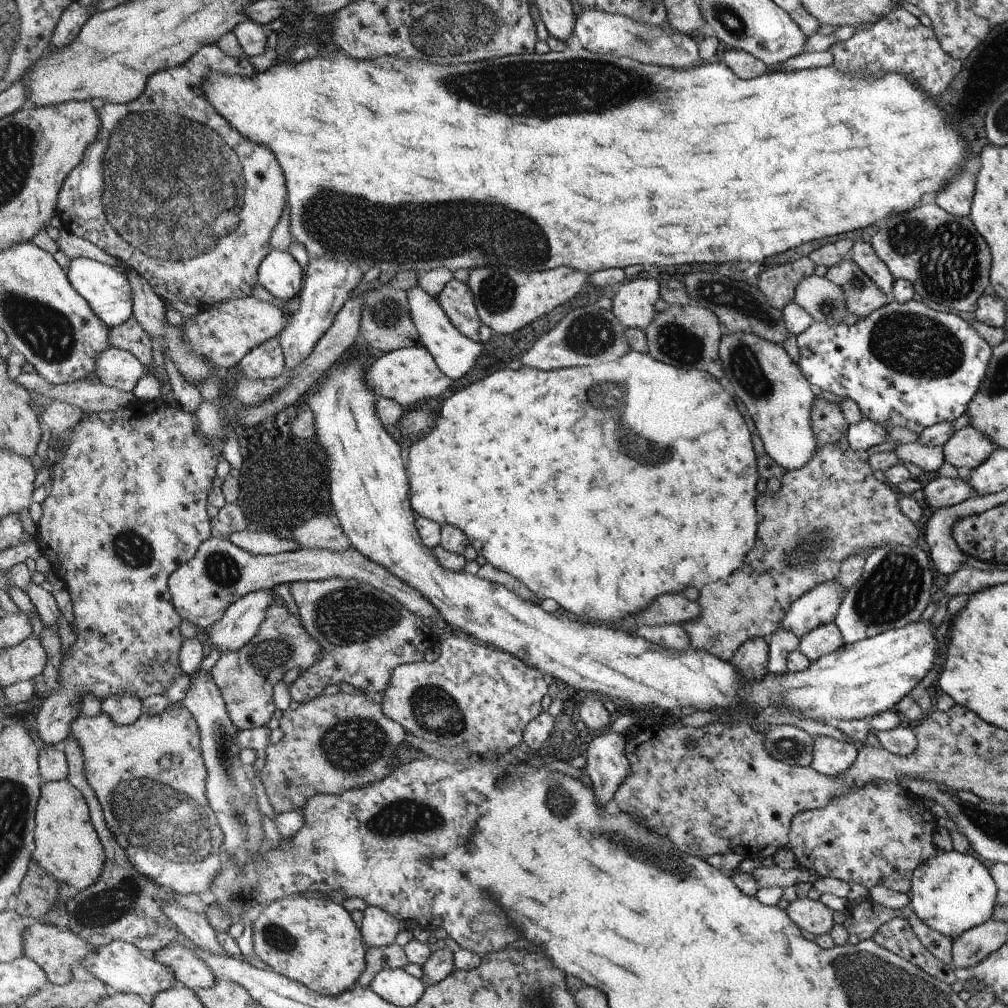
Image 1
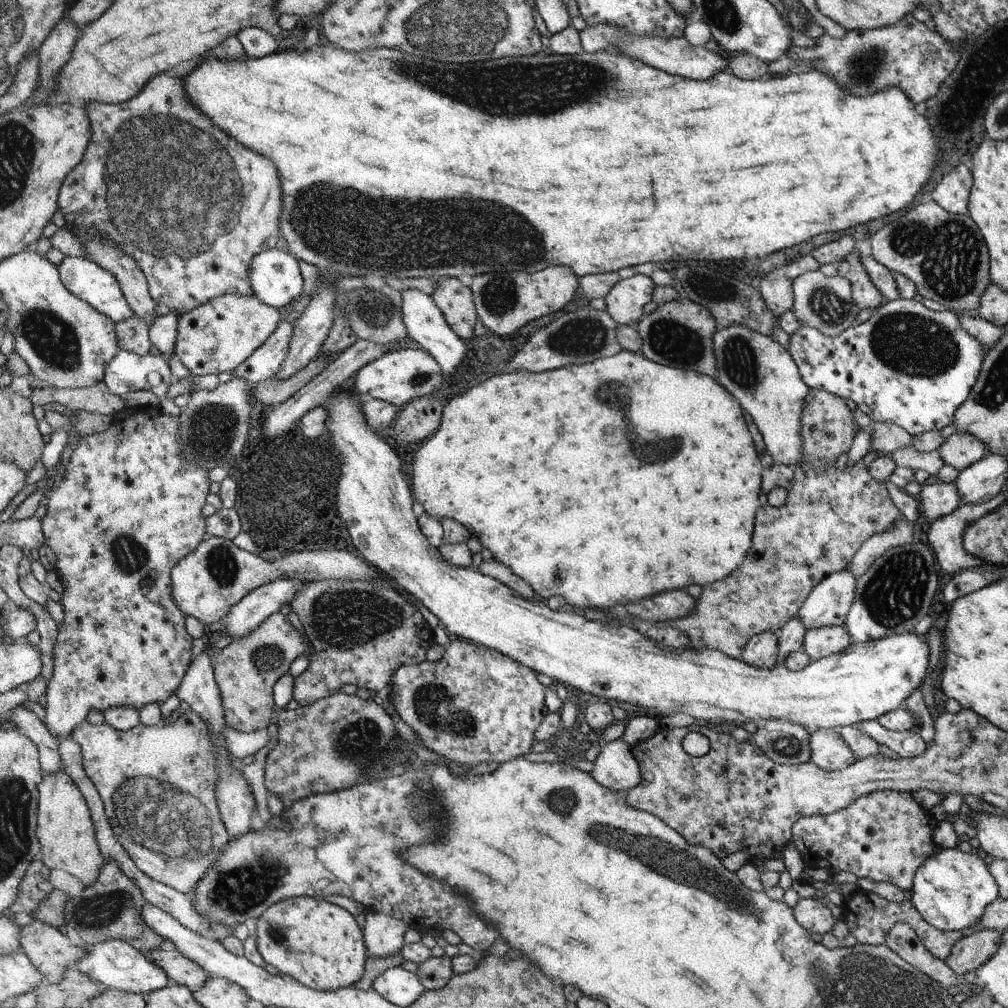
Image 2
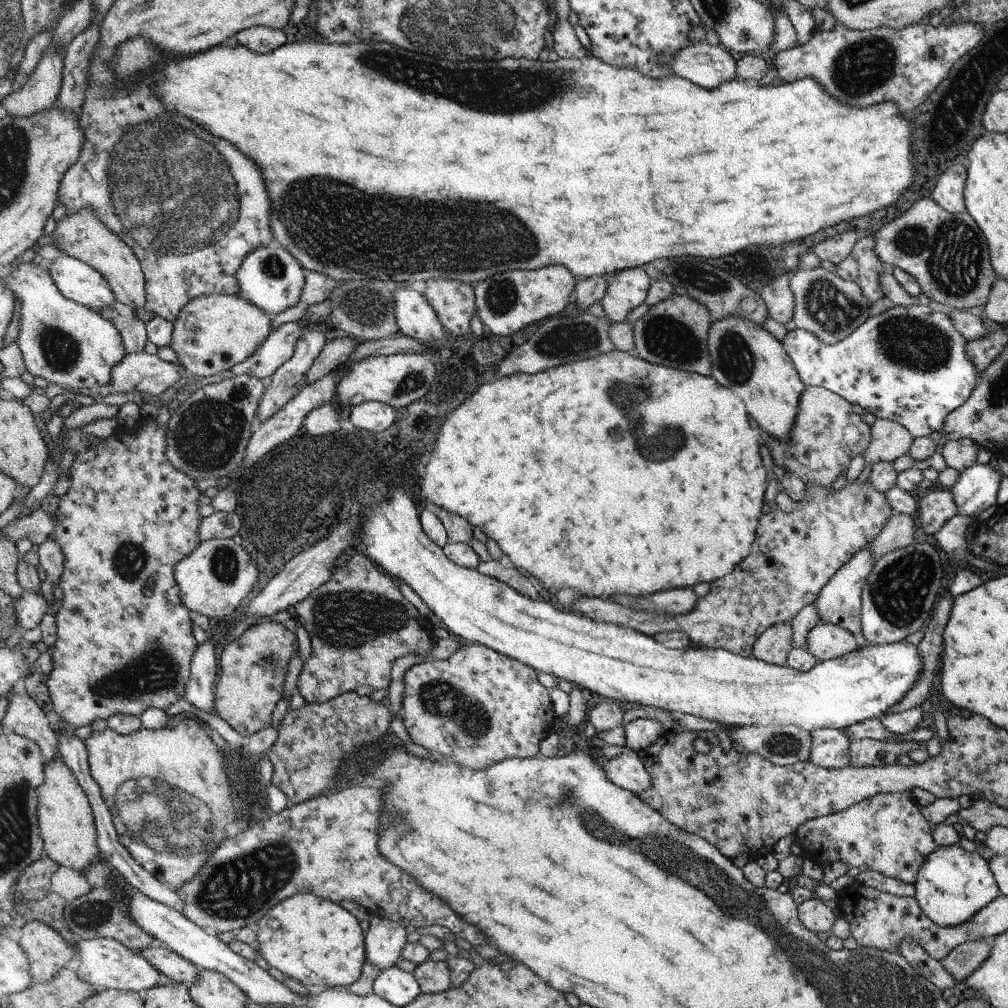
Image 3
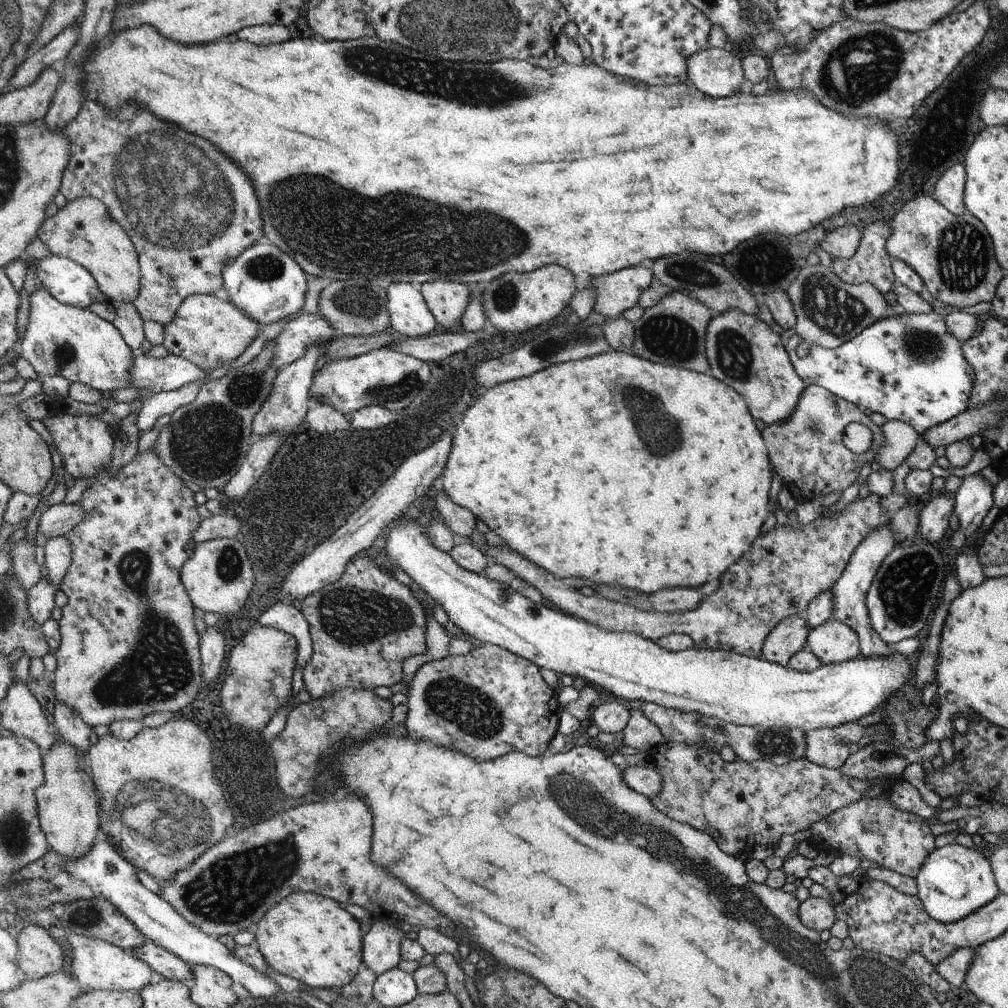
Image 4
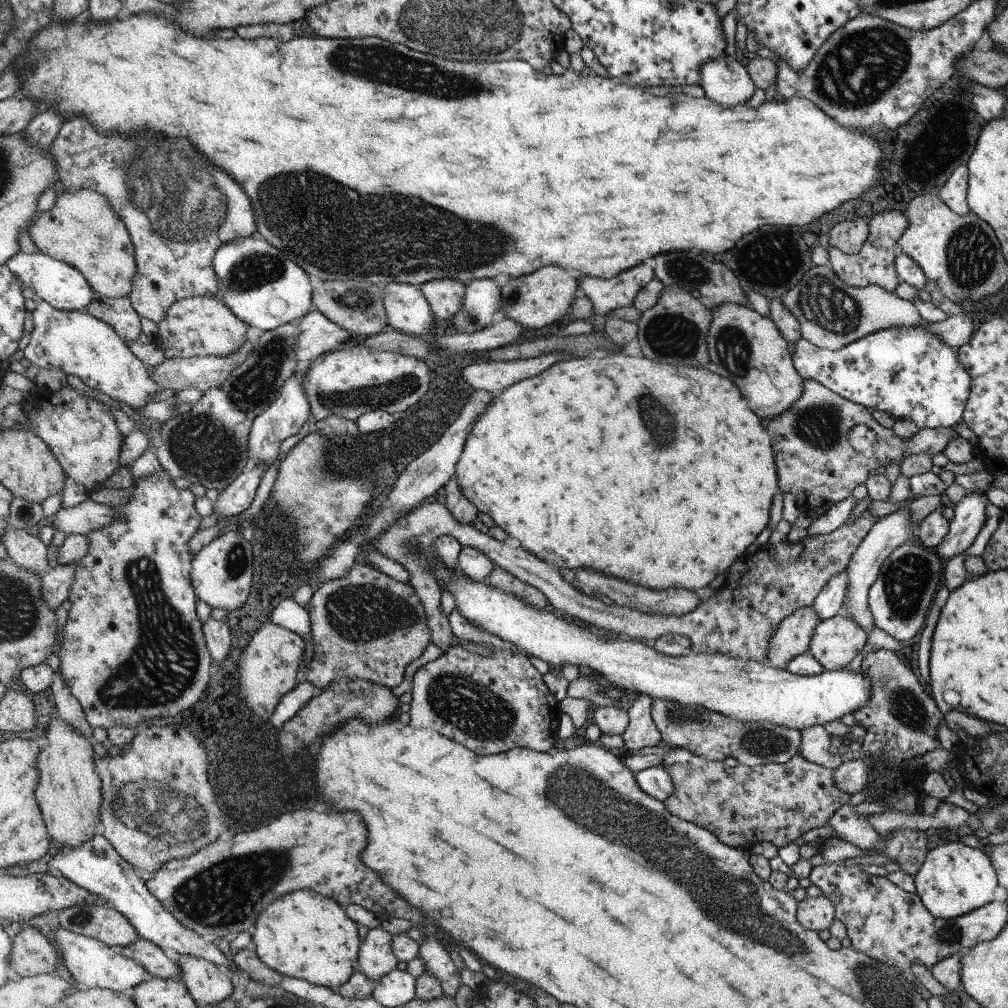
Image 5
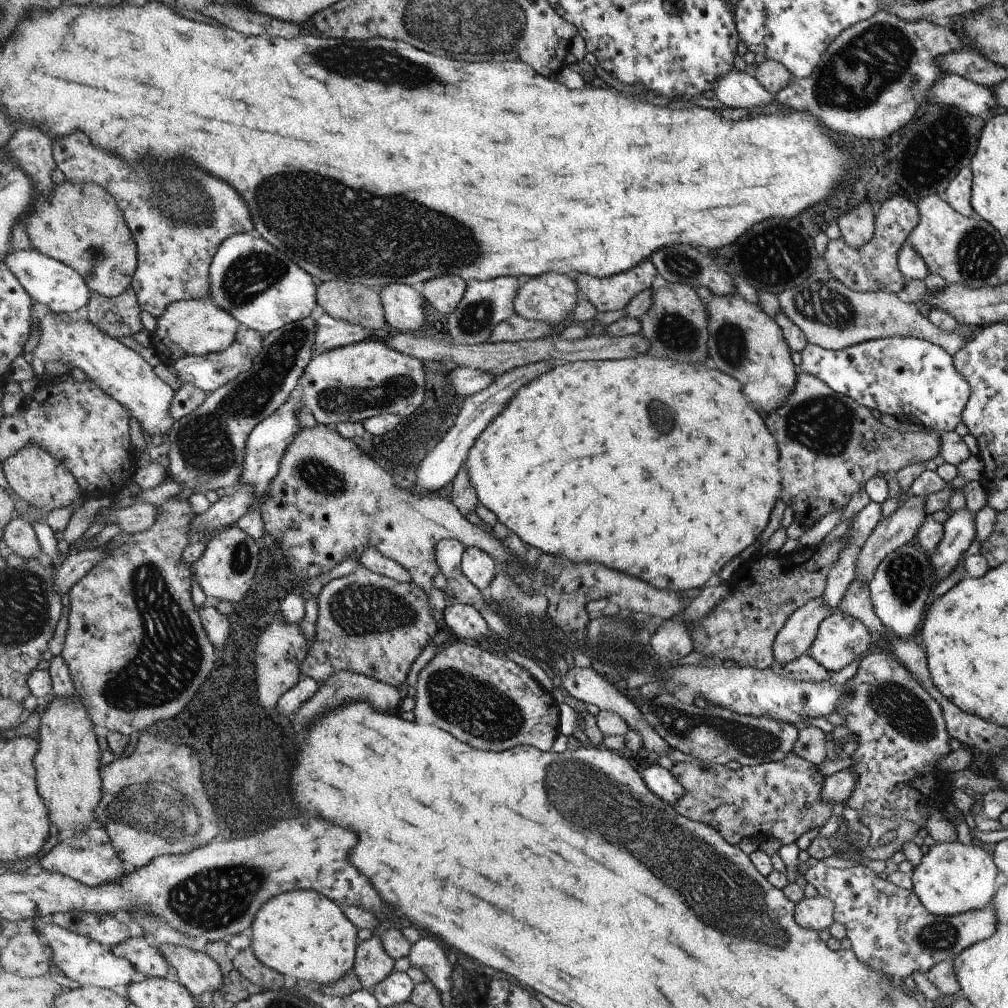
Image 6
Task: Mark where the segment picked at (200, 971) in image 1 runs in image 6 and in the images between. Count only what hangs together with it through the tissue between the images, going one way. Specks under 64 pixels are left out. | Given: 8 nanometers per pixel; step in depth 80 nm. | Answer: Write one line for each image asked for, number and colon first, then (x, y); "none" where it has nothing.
2: (181, 970)
3: (177, 969)
4: (167, 965)
5: (158, 963)
6: (149, 961)

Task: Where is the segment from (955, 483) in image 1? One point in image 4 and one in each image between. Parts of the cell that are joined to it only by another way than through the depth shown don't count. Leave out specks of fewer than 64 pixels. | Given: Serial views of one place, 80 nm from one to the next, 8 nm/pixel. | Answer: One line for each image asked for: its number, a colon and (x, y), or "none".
2: (939, 499)
3: (936, 506)
4: (933, 522)

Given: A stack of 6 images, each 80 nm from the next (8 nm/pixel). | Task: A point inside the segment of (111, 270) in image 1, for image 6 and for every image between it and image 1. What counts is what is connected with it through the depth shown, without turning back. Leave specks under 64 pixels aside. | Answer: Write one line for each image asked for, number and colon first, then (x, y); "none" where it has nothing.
2: (87, 280)
3: (78, 281)
4: (68, 281)
5: (58, 283)
6: (64, 291)

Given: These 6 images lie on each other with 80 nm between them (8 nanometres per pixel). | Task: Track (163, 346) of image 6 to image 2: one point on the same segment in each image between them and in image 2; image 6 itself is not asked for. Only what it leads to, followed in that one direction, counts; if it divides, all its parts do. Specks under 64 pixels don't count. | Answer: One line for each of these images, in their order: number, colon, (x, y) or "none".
2: (216, 337)
3: (214, 332)
4: (208, 331)
5: (203, 326)

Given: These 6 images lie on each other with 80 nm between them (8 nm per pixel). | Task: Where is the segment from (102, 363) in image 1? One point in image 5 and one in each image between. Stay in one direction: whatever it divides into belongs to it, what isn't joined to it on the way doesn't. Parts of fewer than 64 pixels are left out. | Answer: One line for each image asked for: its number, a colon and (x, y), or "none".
2: (128, 372)
3: (143, 372)
4: (169, 373)
5: (202, 373)

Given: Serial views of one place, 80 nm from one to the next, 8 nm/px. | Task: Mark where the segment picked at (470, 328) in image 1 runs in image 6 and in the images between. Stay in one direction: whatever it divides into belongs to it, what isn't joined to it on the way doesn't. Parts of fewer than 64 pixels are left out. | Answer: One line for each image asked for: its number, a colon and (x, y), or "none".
2: (456, 300)
3: (454, 301)
4: (448, 300)
5: (446, 295)
6: (444, 293)

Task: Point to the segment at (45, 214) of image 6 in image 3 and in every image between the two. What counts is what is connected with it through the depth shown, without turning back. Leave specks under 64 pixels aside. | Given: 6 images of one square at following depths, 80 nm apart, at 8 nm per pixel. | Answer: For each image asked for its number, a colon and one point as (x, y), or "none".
3: (83, 235)
4: (83, 230)
5: (82, 229)

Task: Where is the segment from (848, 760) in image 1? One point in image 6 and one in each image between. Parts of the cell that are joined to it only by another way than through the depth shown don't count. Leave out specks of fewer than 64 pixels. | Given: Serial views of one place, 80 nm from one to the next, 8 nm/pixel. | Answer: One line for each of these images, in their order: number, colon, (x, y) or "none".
2: (829, 751)
3: (830, 749)
4: (825, 748)
5: (815, 744)
6: (811, 744)

